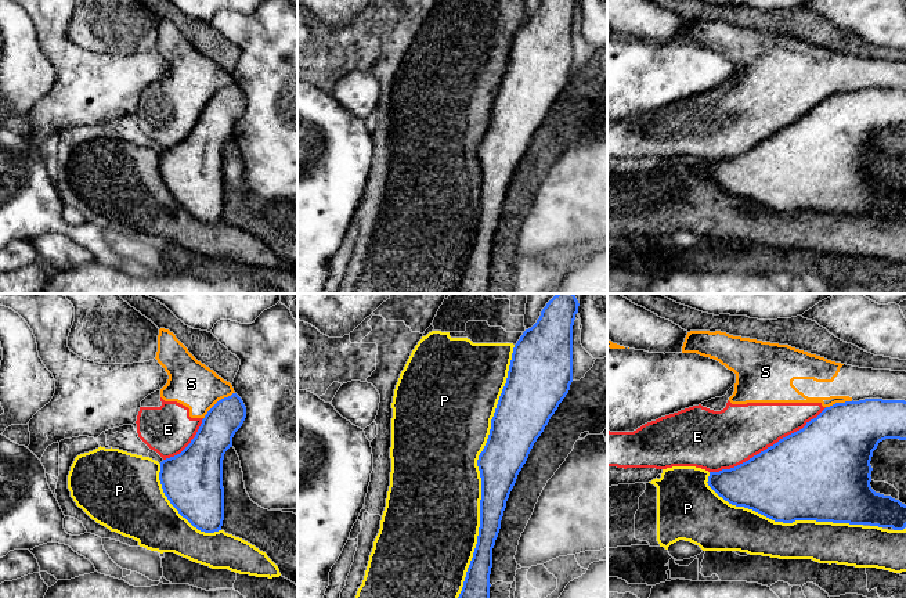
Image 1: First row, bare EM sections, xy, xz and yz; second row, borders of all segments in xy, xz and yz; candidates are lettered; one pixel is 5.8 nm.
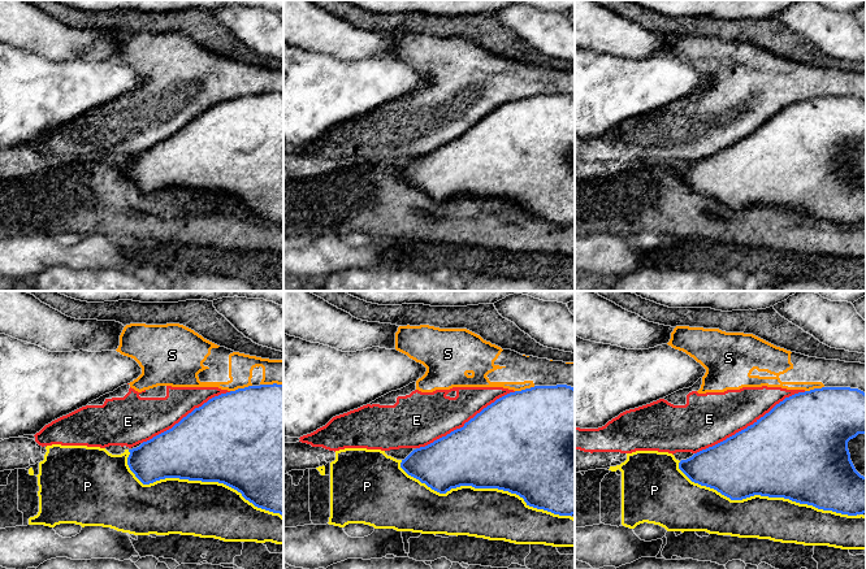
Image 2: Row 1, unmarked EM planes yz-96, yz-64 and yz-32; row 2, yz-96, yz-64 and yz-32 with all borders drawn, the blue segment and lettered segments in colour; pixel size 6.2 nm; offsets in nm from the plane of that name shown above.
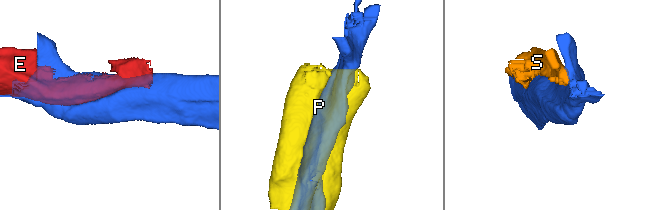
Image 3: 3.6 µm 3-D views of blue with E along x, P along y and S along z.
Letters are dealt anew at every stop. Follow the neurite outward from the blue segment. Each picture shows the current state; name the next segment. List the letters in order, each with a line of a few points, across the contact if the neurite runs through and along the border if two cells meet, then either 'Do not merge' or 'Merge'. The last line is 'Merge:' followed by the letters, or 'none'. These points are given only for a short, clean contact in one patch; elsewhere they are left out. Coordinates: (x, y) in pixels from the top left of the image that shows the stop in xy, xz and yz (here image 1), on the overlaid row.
E: Do not merge
P: Do not merge
S: Do not merge
Merge: none

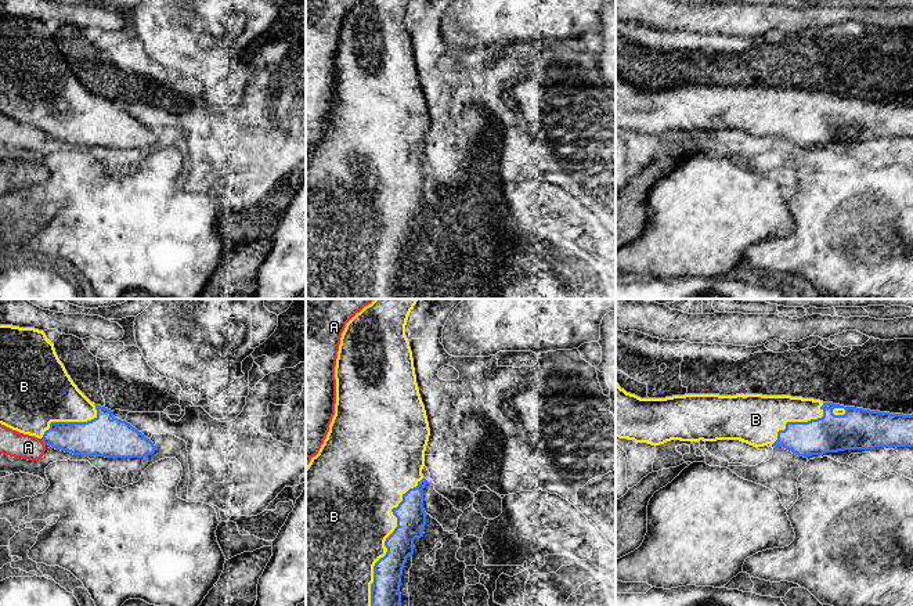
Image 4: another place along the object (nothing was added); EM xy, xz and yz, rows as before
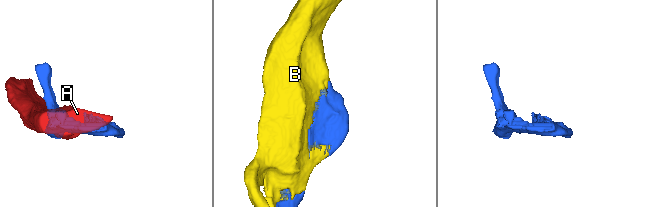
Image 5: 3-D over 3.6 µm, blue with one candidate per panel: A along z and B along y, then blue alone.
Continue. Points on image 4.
A: Do not merge
B: Merge
Merge: B

